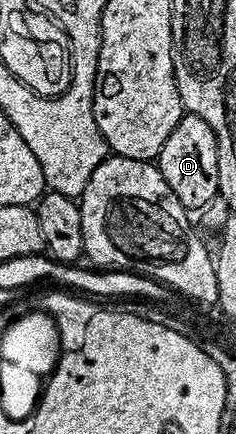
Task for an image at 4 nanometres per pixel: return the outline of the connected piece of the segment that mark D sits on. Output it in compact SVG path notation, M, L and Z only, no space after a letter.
M191 114L181 116L162 146L158 167L162 178L166 178L166 186L174 190L178 202L182 202L186 209L203 210L214 197L220 195L216 135L202 118Z

